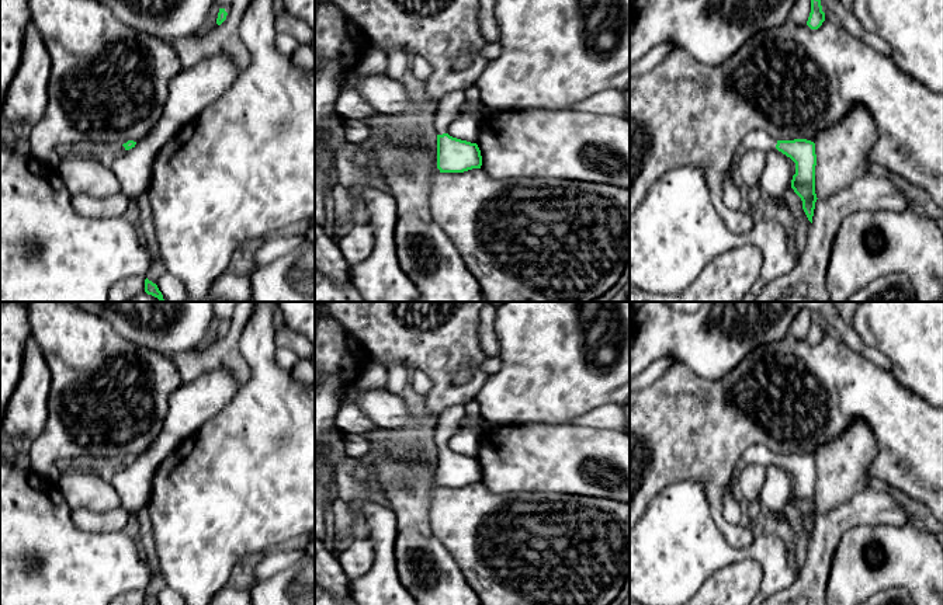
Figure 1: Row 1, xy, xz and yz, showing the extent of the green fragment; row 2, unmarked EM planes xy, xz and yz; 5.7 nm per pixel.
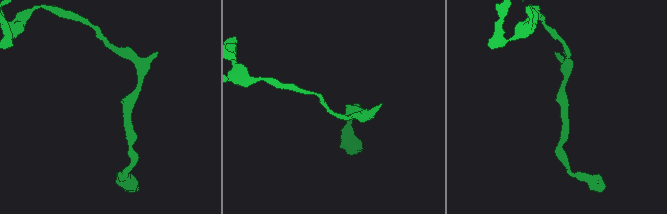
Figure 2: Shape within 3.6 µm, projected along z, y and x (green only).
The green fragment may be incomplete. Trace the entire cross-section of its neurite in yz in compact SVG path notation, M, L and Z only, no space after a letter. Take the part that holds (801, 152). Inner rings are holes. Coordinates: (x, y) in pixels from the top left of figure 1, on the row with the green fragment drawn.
M753 131L745 136L734 153L732 163L752 149L769 152L777 149L795 163L795 174L791 180L791 188L802 201L802 209L812 223L817 194L815 194L815 143L807 139L774 140L765 131Z

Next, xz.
M464 91L446 94L437 102L437 109L430 122L430 128L437 136L437 168L440 173L464 173L482 166L482 156L476 143L447 133L450 124L457 118L464 102Z

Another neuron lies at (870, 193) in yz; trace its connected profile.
M866 174L826 199L817 199L808 243L795 267L769 282L755 302L777 302L788 295L829 302L825 284L832 241L840 223L859 211L902 212L909 208L906 195L887 177Z

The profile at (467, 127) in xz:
M462 114L457 117L448 126L447 133L453 138L476 143L479 138L482 117L474 114Z

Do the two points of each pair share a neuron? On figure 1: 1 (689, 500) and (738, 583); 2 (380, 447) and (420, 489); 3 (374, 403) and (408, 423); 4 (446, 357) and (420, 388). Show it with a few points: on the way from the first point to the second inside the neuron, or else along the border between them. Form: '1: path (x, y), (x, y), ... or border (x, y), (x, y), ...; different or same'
1: border (761, 566), (752, 560), (725, 564), (701, 586); different
2: path (388, 456), (411, 479); same
3: path (382, 407), (399, 420); same
4: border (412, 369), (420, 369), (430, 381), (423, 397); different

